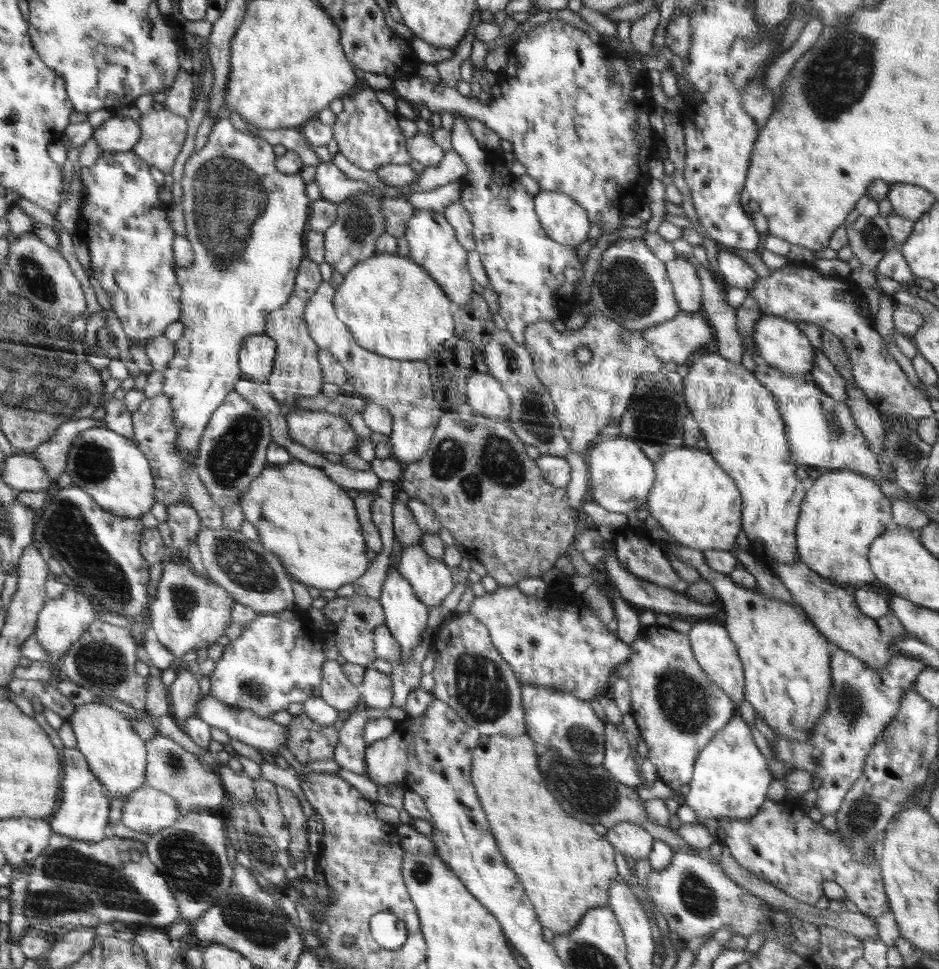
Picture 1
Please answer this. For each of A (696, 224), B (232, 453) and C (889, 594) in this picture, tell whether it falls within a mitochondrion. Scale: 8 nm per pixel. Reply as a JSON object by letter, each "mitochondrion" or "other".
{"A":"other","B":"mitochondrion","C":"other"}

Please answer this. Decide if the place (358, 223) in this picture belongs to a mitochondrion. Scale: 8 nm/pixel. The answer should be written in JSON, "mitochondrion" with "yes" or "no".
{"mitochondrion":"yes"}

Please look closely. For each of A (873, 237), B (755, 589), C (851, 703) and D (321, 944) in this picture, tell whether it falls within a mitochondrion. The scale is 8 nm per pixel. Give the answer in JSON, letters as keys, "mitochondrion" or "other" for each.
{"A":"mitochondrion","B":"other","C":"mitochondrion","D":"other"}

